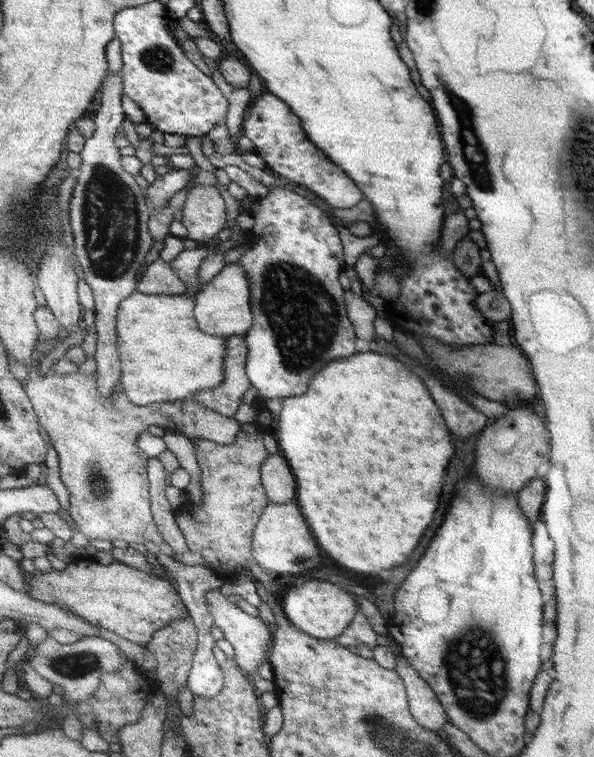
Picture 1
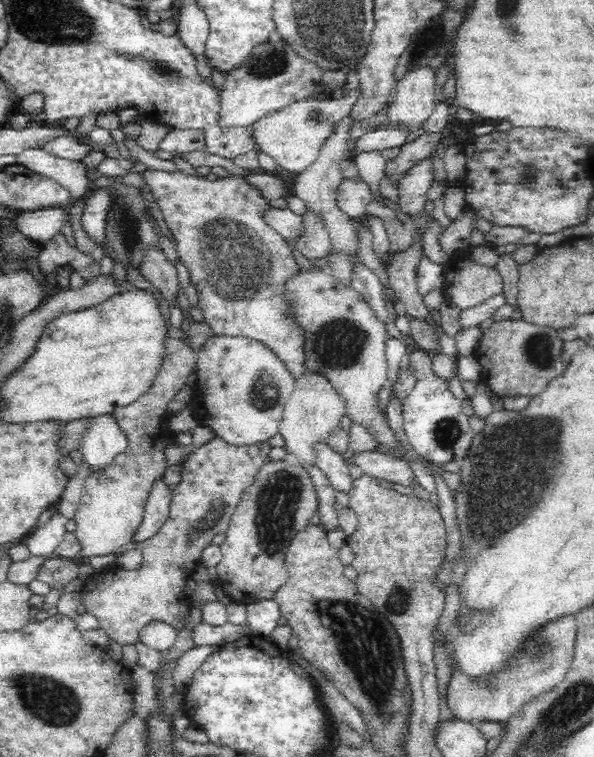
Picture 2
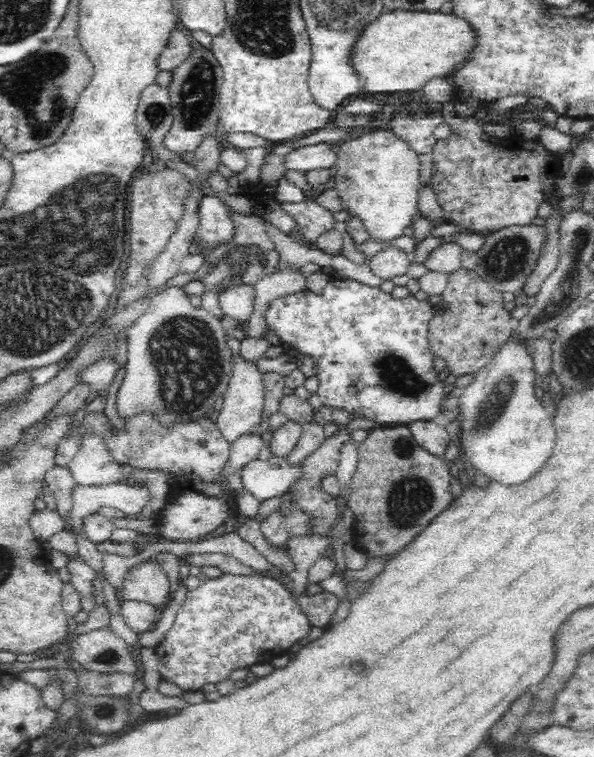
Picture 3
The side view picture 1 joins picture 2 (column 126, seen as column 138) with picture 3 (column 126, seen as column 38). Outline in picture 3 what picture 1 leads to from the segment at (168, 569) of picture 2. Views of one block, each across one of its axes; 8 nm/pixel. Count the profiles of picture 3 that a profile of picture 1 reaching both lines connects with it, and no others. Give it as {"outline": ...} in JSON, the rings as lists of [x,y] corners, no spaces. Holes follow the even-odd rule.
{"outline":[[[157,561],[144,562],[121,579],[123,586],[119,592],[120,600],[137,600],[160,608],[167,594],[170,594],[170,581]]]}

